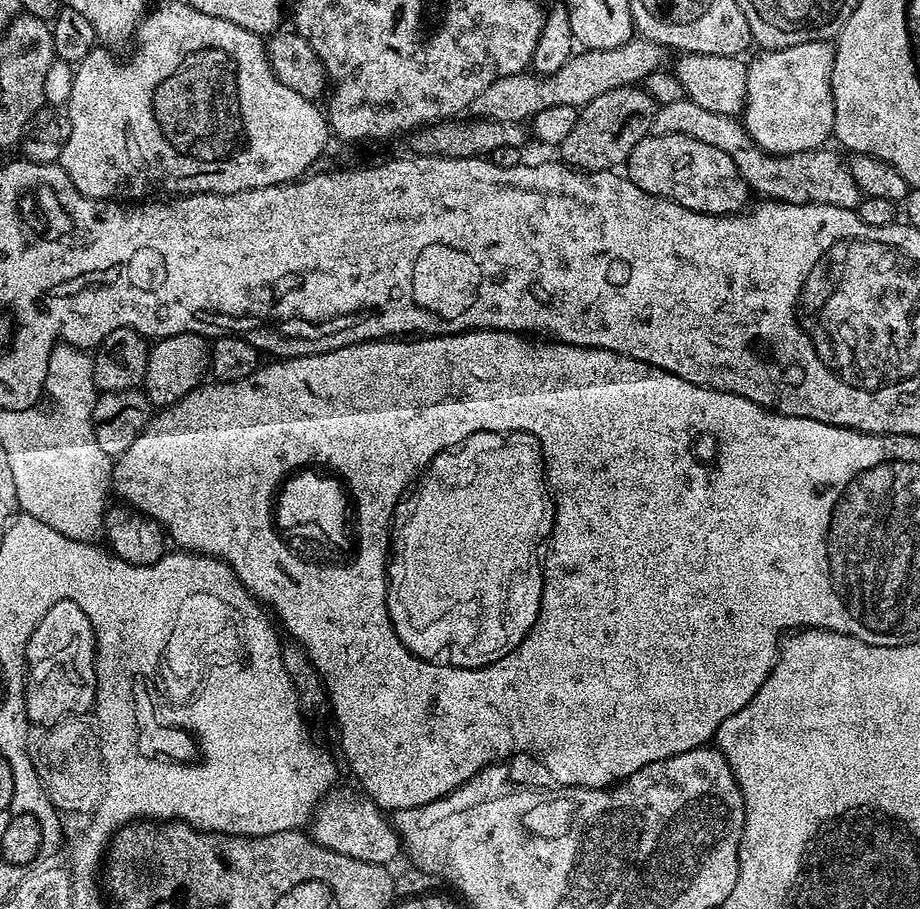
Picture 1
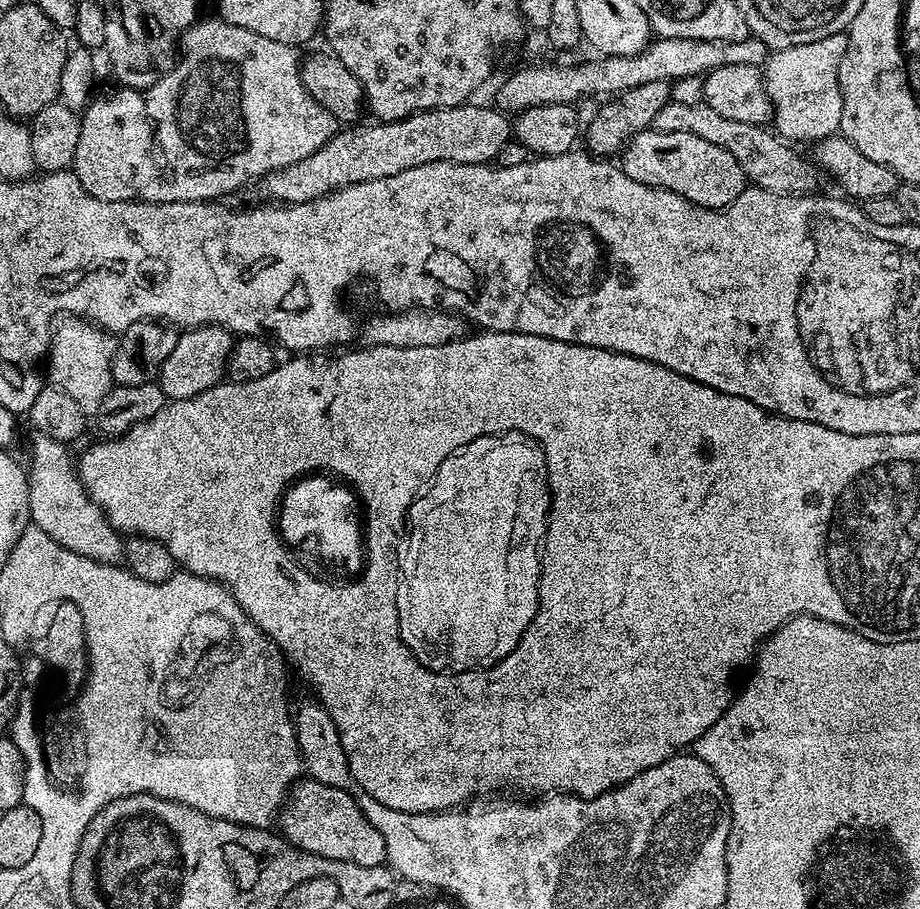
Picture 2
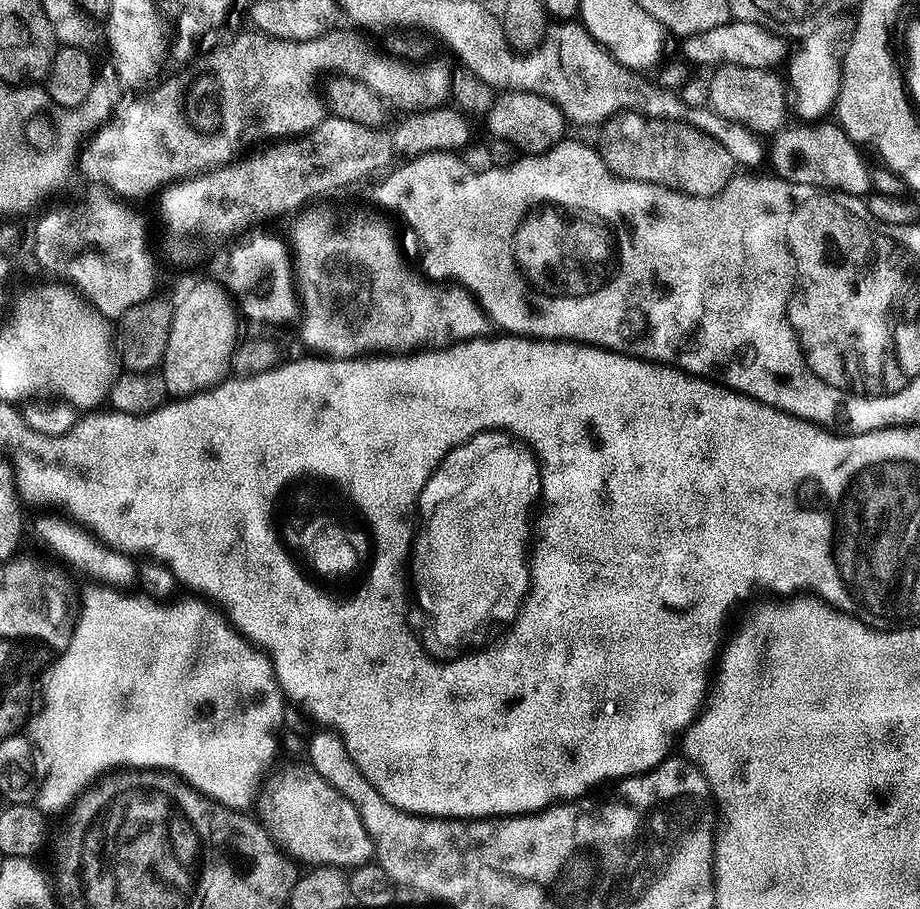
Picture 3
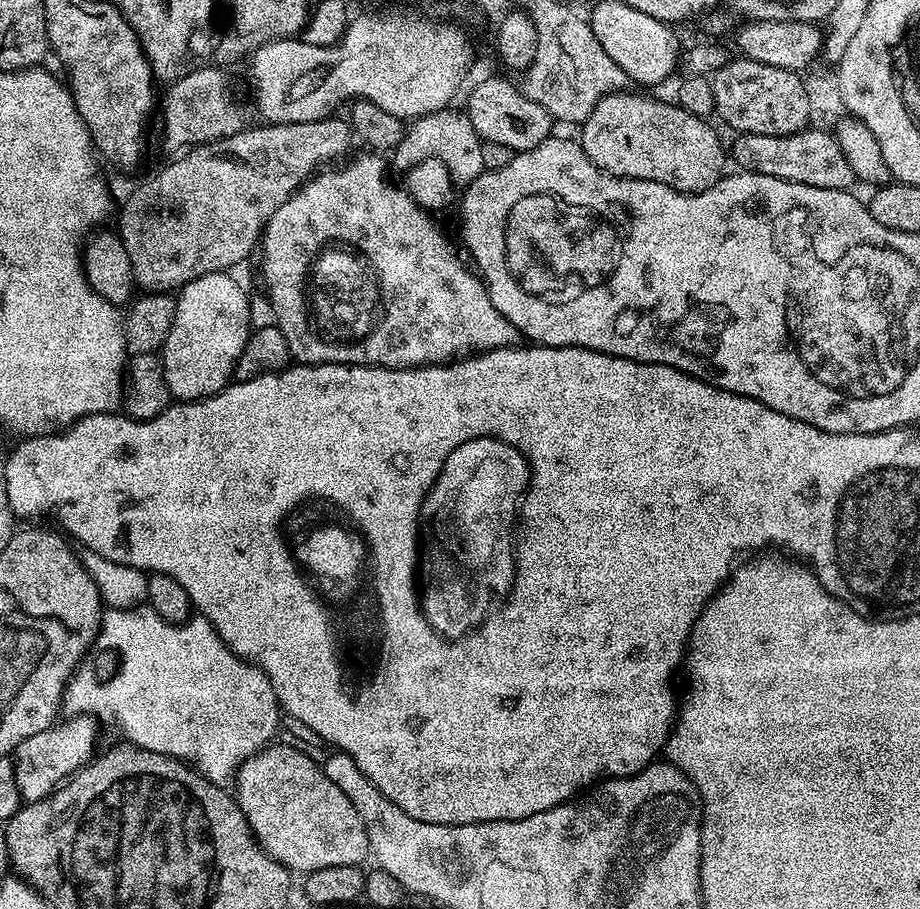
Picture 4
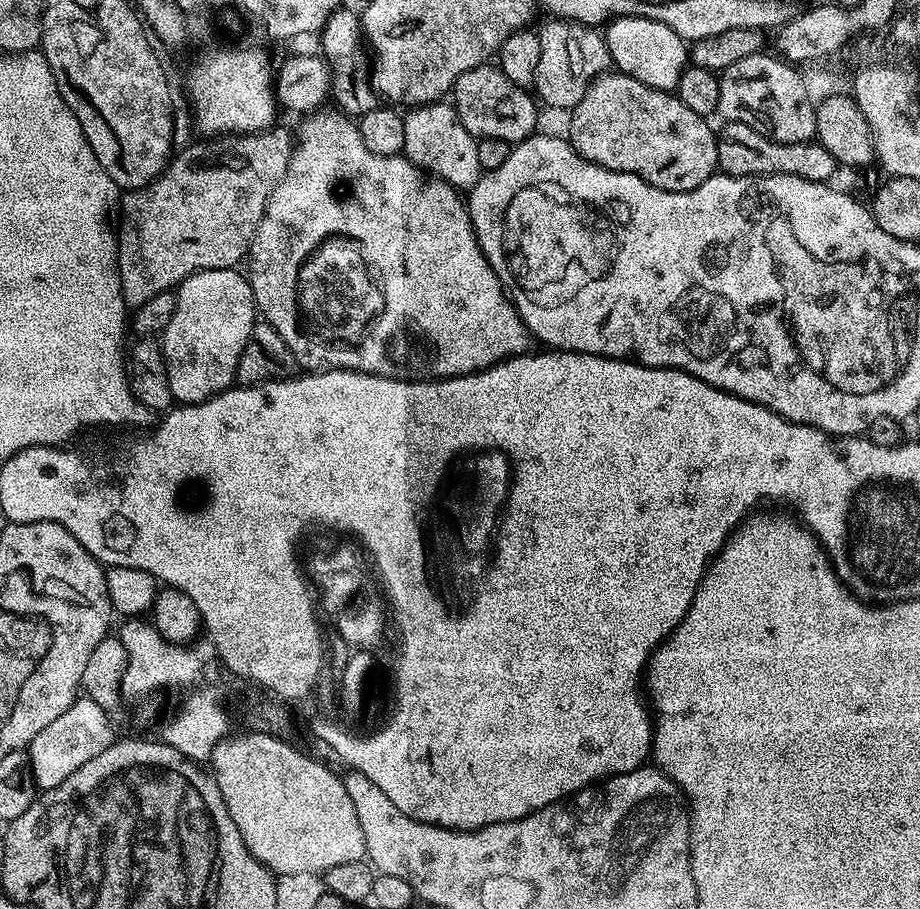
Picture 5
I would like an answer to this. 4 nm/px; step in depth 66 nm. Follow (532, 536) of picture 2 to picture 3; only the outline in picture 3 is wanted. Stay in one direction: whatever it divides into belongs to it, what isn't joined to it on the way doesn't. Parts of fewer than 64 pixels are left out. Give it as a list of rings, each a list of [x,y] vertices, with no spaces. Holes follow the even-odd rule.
[[[485,430],[470,437],[464,444],[459,444],[446,454],[446,458],[436,468],[435,474],[426,482],[418,501],[418,527],[410,549],[410,600],[416,603],[416,624],[418,639],[425,652],[433,658],[452,658],[461,650],[471,649],[489,639],[488,631],[499,624],[511,625],[520,612],[524,597],[528,595],[528,562],[530,559],[530,533],[534,528],[534,509],[541,499],[540,461],[536,453],[524,441],[508,432]]]

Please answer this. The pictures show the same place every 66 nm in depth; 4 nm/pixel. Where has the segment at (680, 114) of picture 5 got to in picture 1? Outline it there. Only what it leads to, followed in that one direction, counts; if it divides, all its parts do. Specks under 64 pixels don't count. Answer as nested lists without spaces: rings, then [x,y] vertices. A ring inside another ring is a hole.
[[[667,132],[665,136],[650,134],[642,138],[627,158],[626,175],[646,194],[673,200],[686,206],[686,210],[702,214],[730,216],[739,213],[749,203],[749,186],[740,177],[740,167],[730,154],[677,132]]]

